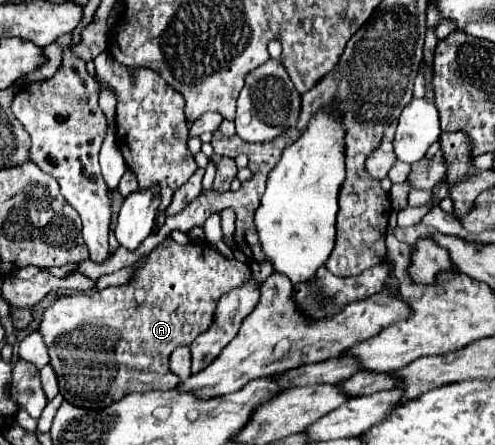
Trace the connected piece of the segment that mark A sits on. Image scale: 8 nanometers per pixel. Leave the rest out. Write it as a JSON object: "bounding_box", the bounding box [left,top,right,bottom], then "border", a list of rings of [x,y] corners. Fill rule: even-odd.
{"bounding_box":[38,239,248,401],"border":[[[166,239],[148,255],[144,267],[138,269],[134,279],[126,285],[106,287],[94,295],[78,293],[56,299],[42,315],[38,331],[48,345],[50,365],[58,377],[62,397],[66,401],[74,401],[76,397],[86,399],[90,395],[110,395],[110,401],[118,401],[136,391],[148,393],[174,389],[180,379],[168,367],[170,353],[180,345],[190,345],[200,333],[204,333],[212,325],[218,297],[244,285],[248,279],[248,265],[218,255],[206,241],[184,247],[172,239]]]}

